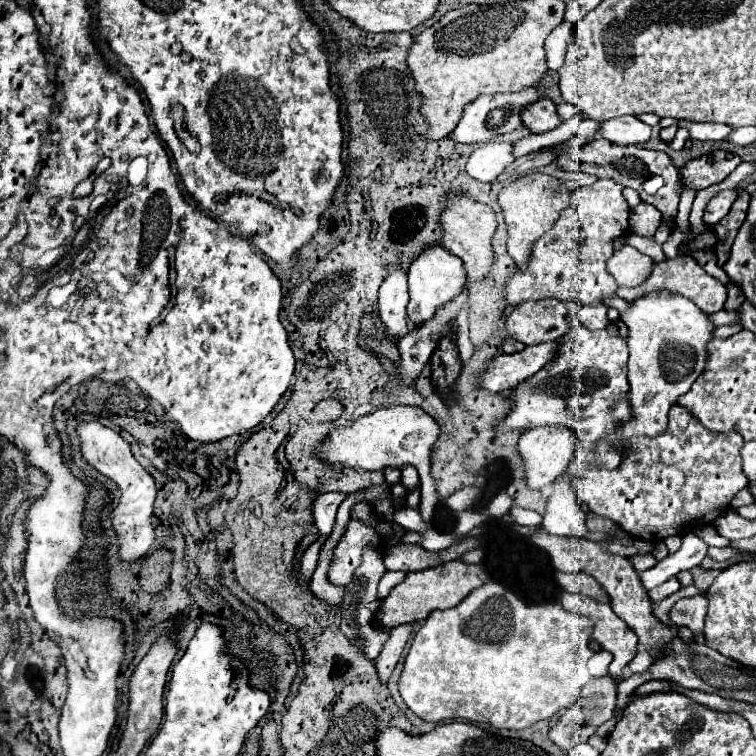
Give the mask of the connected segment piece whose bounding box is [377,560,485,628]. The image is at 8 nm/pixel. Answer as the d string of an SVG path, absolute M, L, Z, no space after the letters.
M463 560L445 562L435 568L427 568L421 572L409 572L405 582L395 586L391 594L381 602L381 608L377 612L377 622L383 628L393 628L405 622L419 622L429 616L433 610L447 610L455 608L465 596L469 596L475 588L481 588L485 580L481 578L481 572L485 572L479 564L467 564Z

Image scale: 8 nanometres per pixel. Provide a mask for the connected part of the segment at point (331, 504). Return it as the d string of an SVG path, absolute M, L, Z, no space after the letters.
M327 492L327 494L321 494L321 496L313 502L313 508L315 508L315 524L317 524L317 528L319 528L319 532L321 532L323 536L329 536L329 534L331 534L337 508L339 508L339 504L341 504L345 498L347 498L347 494Z

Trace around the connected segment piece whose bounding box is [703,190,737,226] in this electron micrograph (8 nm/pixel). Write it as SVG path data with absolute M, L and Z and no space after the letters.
M723 190L723 192L715 194L715 196L711 198L711 202L707 204L707 208L705 208L703 220L705 220L707 224L713 224L713 226L715 226L715 224L729 212L731 204L735 202L735 198L737 198L737 192L735 192L735 190Z

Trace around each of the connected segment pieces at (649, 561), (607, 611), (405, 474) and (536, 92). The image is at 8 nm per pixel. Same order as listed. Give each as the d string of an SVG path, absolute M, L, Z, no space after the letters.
M635 554L635 556L629 556L629 560L633 562L633 568L635 570L639 570L639 572L643 572L643 570L649 570L649 568L653 568L655 564L657 564L657 560L653 558L653 554Z
M563 592L561 606L569 612L589 616L595 624L593 638L609 650L615 658L609 664L609 674L619 678L619 672L635 658L637 654L637 636L635 632L611 610L609 604L597 602L585 594L571 594Z
M405 468L405 470L401 470L401 484L403 484L407 490L419 488L419 476L417 476L415 468Z
M527 86L519 92L509 92L509 94L493 94L493 96L481 96L477 98L473 104L469 104L457 124L457 128L453 130L451 138L457 140L457 142L463 142L463 144L473 144L473 142L489 142L489 140L495 140L497 136L501 134L507 134L519 126L523 126L523 120L521 120L521 114L523 110L545 98L545 90L541 86Z

